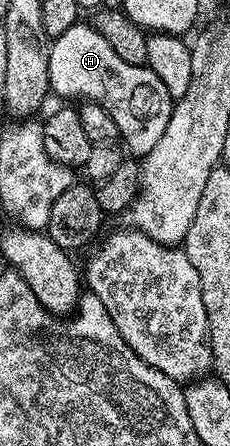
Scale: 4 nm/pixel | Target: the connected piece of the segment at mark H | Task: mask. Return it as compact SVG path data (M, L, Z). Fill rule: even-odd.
M90 23L69 26L65 34L51 40L49 82L54 95L80 96L80 101L104 108L113 118L126 151L135 158L147 156L169 126L173 101L165 82L153 74L151 67L125 62Z

